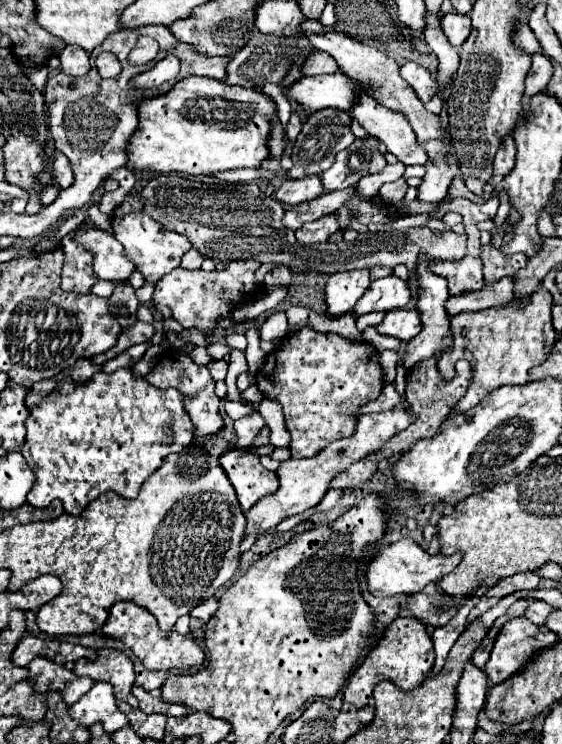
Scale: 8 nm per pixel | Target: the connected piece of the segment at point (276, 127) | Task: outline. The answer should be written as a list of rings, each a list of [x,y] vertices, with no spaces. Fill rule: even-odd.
[[[278,115],[272,117],[272,131],[270,131],[270,139],[268,139],[268,153],[270,153],[270,159],[280,159],[280,155],[284,153],[284,127],[282,127]]]

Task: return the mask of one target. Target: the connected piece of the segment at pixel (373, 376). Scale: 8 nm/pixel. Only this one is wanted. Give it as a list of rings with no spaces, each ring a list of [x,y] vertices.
[[[310,327],[300,329],[298,333],[292,333],[286,337],[286,343],[278,347],[274,353],[268,355],[266,363],[262,365],[262,371],[256,375],[256,385],[268,399],[276,399],[284,407],[286,417],[286,429],[290,431],[290,451],[292,457],[312,457],[328,443],[348,437],[356,431],[356,419],[348,417],[352,415],[360,405],[366,405],[368,401],[376,399],[384,387],[382,379],[382,367],[378,363],[378,353],[368,343],[352,343],[340,335],[330,333],[316,333]]]

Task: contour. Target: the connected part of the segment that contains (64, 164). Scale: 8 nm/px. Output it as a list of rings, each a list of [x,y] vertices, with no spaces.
[[[60,151],[54,153],[52,175],[54,175],[54,179],[58,181],[60,189],[66,189],[66,187],[72,185],[72,169],[70,169],[70,163],[68,163],[68,159],[66,159]]]

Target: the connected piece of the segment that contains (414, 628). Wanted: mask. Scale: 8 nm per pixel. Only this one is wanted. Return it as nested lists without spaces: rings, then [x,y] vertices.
[[[398,617],[386,627],[384,635],[376,643],[376,647],[366,655],[362,665],[350,675],[344,689],[344,703],[352,705],[354,709],[366,707],[372,699],[372,689],[380,681],[390,681],[402,691],[412,691],[428,677],[432,665],[434,665],[434,647],[426,627],[414,617]]]

